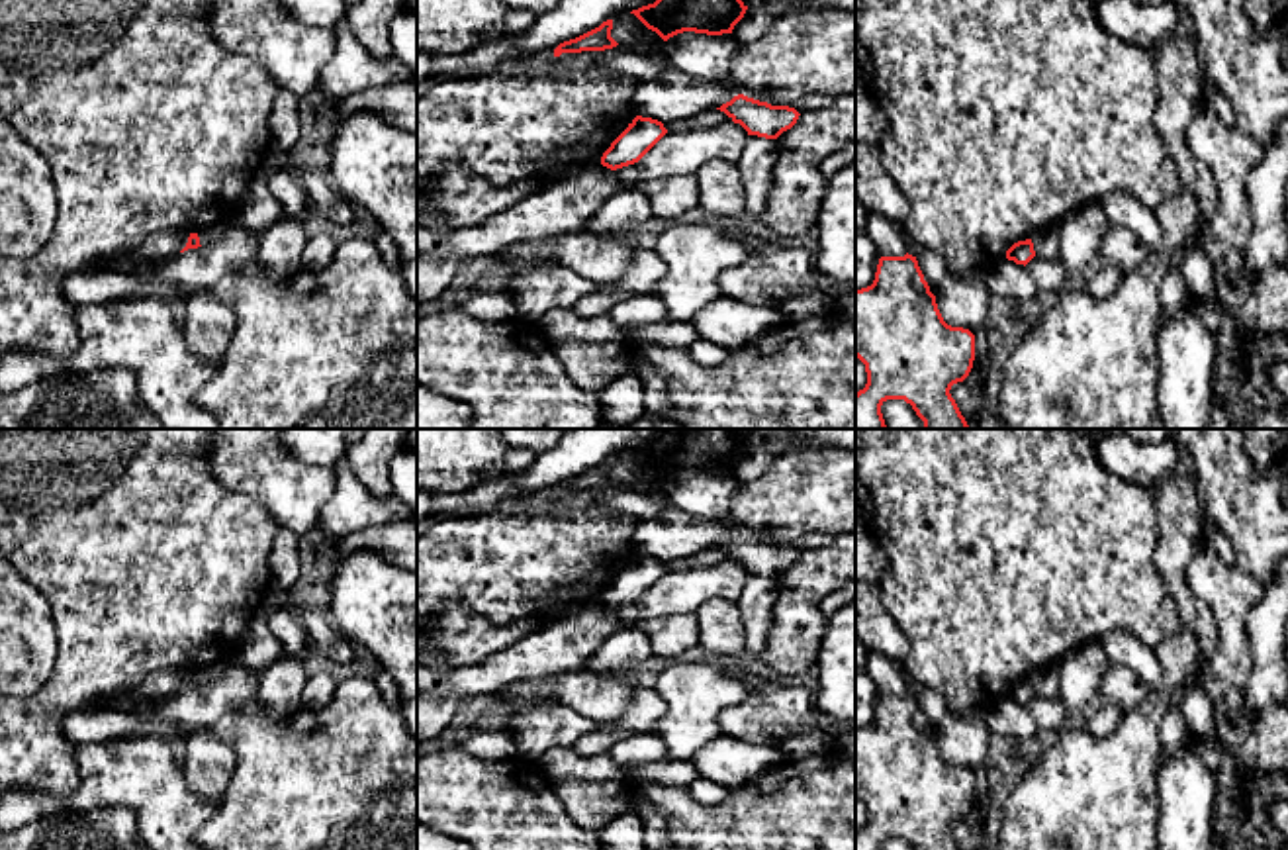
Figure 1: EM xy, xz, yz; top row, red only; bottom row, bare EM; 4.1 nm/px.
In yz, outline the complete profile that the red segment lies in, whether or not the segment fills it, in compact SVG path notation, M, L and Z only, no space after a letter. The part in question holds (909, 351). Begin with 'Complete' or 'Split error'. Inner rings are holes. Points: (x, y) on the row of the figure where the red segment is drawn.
Complete. M881 257L871 286L855 290L855 356L865 364L867 384L855 394L855 429L887 429L881 405L904 400L924 421L924 429L971 429L949 390L963 382L975 360L975 335L943 321L936 296L918 266L916 257Z

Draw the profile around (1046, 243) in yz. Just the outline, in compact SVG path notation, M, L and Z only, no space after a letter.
M1049 225L1037 231L1032 237L1032 243L1034 243L1035 257L1059 260L1059 255L1061 255L1059 225Z

